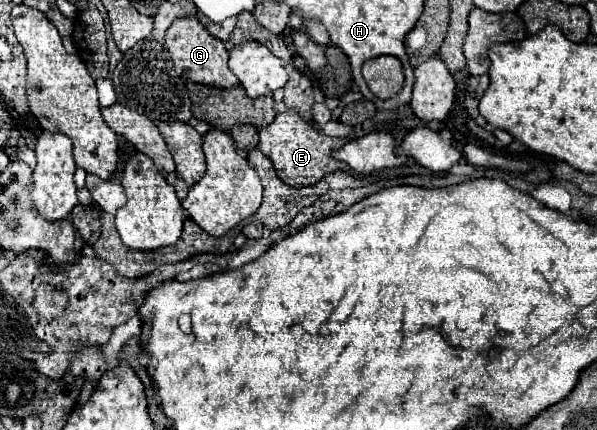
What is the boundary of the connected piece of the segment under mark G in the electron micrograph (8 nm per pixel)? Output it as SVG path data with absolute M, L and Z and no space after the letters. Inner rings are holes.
M178 18L172 22L172 26L166 30L166 46L174 62L174 70L180 78L206 84L206 86L216 86L216 88L234 88L240 84L240 80L230 72L228 68L228 50L226 46L210 36L204 26L198 22L198 18Z

